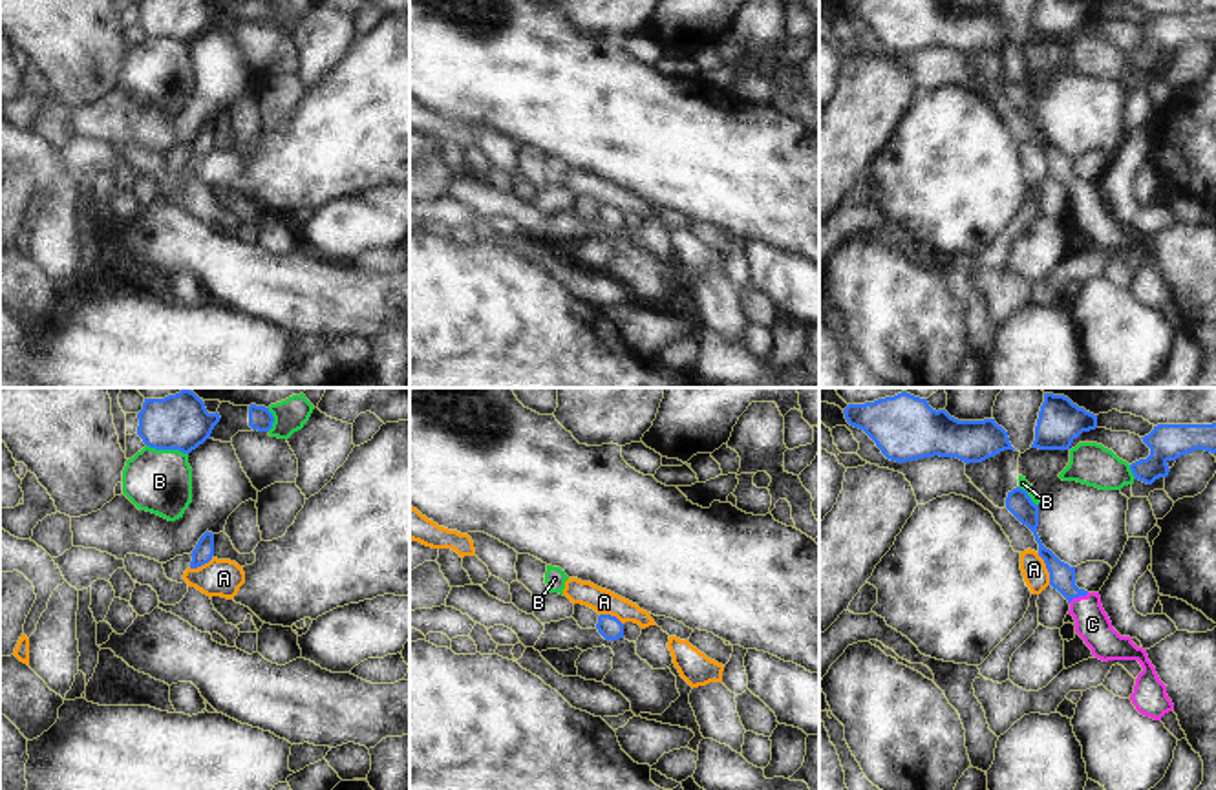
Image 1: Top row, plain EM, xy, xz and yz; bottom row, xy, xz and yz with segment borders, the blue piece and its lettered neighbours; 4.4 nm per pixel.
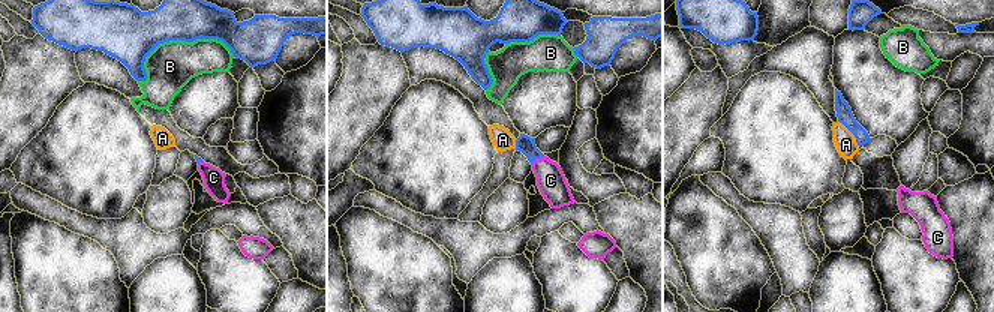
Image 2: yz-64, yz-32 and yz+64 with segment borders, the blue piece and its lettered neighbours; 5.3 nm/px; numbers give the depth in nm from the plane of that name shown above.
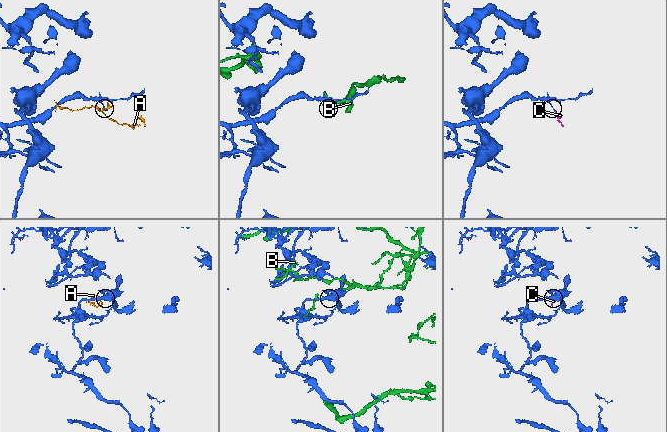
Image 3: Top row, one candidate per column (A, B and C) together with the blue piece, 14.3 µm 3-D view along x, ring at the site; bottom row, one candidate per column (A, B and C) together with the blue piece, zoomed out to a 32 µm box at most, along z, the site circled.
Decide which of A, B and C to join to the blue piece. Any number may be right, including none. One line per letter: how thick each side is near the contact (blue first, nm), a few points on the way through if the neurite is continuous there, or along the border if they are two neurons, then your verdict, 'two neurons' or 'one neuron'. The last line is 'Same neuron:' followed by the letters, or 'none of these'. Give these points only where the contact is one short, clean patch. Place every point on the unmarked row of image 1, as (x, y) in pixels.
A: 110/110 nm | along yz (1037, 143), (1050, 174) | two neurons
B: 180/280 nm | two neurons
C: 110/160 nm | across yz (1061, 165), (1077, 187), (1092, 214) | one neuron
Same neuron: C

